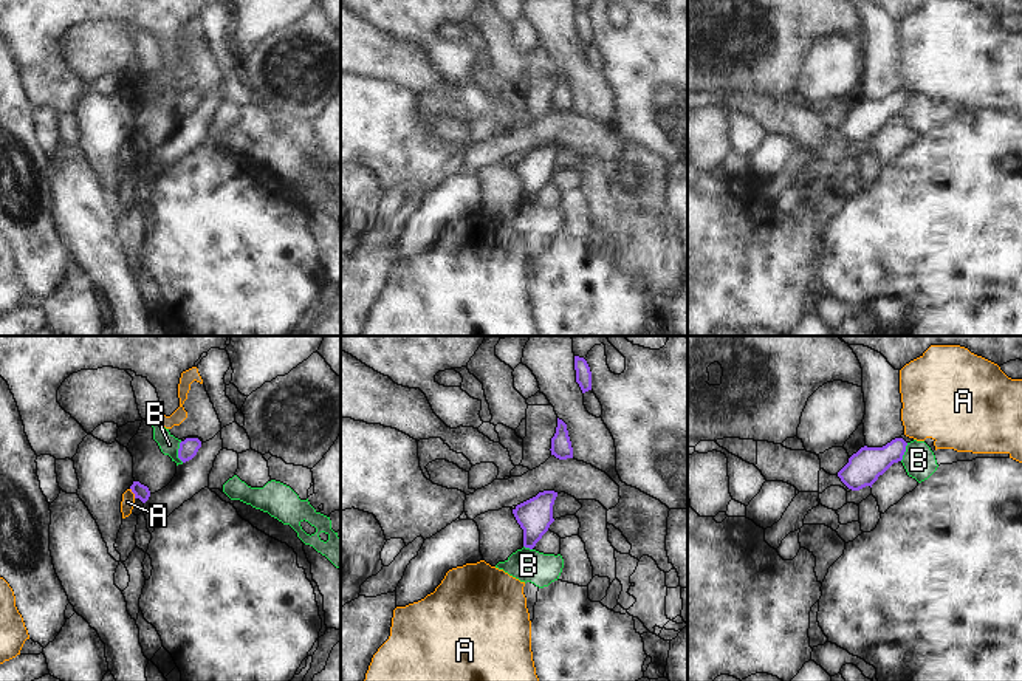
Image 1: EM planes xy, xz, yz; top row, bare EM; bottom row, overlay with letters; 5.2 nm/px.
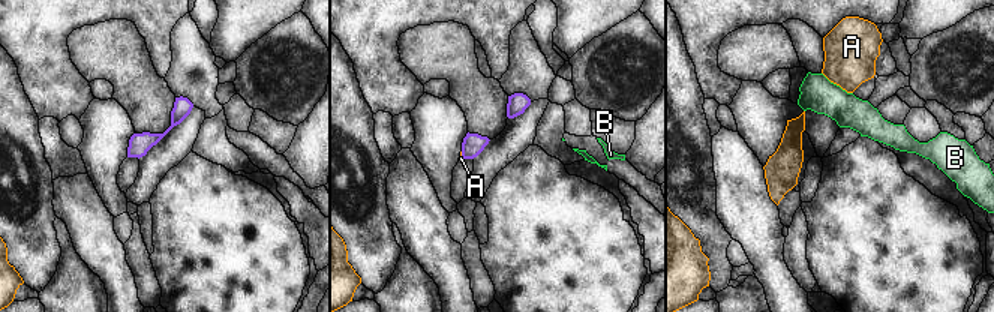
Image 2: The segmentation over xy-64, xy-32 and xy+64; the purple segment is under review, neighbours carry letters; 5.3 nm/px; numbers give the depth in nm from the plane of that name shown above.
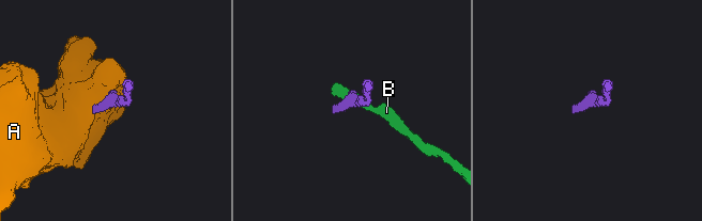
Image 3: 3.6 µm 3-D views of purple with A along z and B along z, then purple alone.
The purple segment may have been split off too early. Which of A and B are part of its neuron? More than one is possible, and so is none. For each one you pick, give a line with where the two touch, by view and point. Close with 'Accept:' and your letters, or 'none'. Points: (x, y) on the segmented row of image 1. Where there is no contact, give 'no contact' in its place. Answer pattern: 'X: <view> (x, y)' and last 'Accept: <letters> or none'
Accept: none

